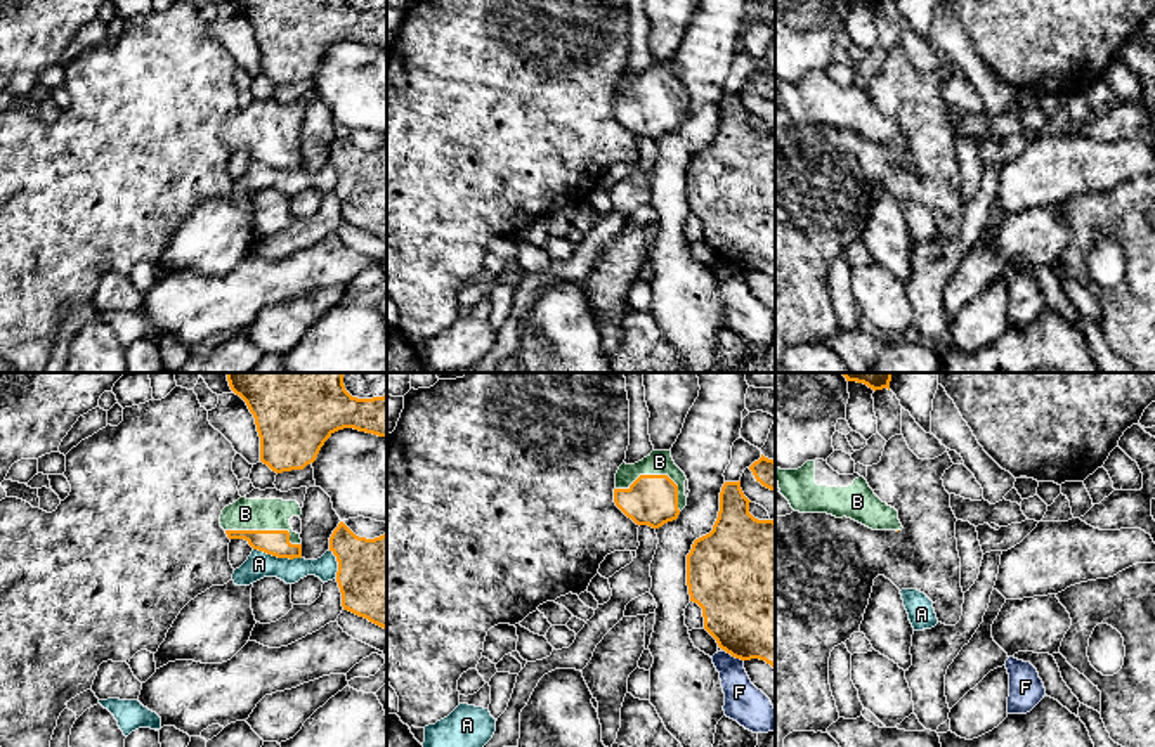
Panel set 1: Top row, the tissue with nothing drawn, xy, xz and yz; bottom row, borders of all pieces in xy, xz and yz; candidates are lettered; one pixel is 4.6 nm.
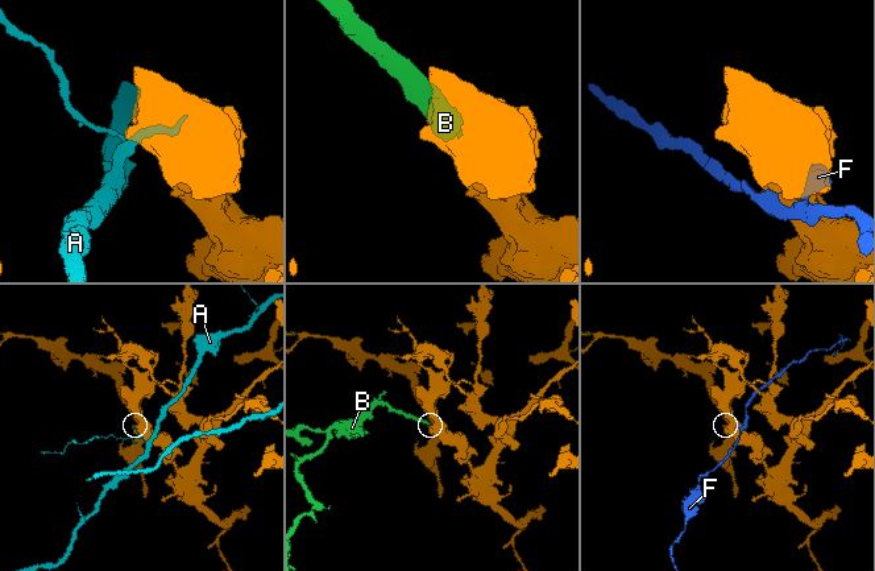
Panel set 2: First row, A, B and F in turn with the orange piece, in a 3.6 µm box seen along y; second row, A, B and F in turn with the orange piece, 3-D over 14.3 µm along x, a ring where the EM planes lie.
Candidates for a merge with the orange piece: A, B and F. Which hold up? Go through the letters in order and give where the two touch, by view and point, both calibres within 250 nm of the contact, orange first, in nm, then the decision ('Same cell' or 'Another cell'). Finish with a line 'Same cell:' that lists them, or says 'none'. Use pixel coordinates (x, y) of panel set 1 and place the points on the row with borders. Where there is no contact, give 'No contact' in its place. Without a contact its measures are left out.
A: Touches orange at xy (278, 557). Thickness 120 nm (orange) against 120 nm. Another cell
B: Touches orange at xz (659, 475). Thickness 240 nm (orange) against 110 nm. Same cell
F: Touches orange at xz (734, 656). Thickness 480 nm (orange) against 180 nm. Another cell
Same cell: B

